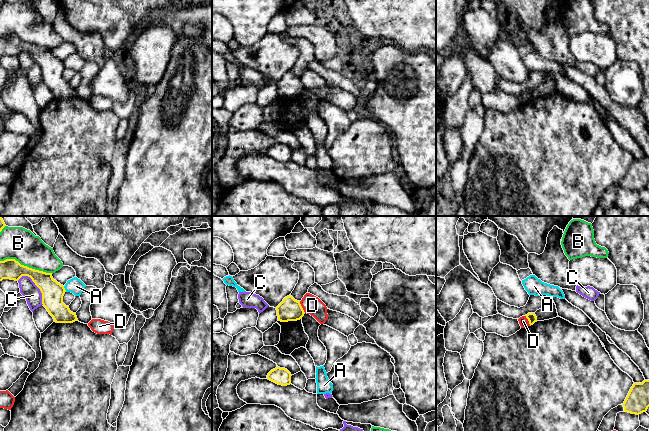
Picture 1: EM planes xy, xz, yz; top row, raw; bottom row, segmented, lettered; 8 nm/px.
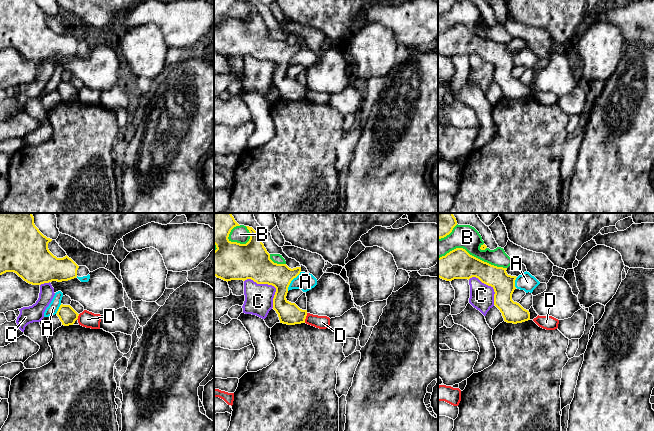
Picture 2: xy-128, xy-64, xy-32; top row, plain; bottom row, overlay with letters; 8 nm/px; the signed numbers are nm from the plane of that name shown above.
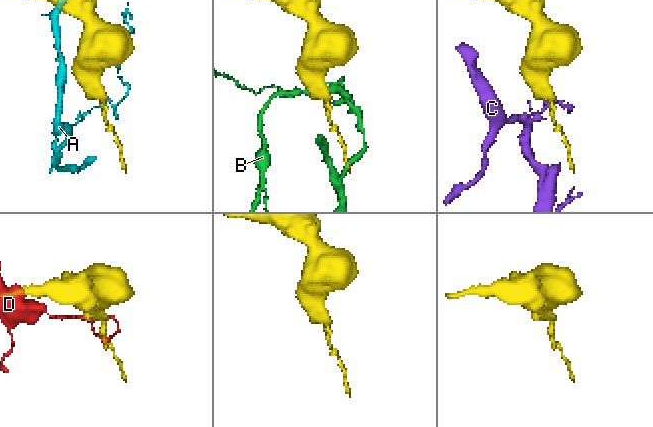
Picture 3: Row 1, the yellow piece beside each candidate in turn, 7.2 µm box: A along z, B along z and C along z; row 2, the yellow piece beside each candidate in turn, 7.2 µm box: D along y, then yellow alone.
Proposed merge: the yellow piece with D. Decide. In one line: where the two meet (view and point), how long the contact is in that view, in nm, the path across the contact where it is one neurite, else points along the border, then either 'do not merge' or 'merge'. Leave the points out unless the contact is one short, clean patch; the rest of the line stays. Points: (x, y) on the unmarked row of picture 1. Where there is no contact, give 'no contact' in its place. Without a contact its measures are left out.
contact xz (301, 83); length 110 nm; border xz (299, 77), (305, 88); do not merge

